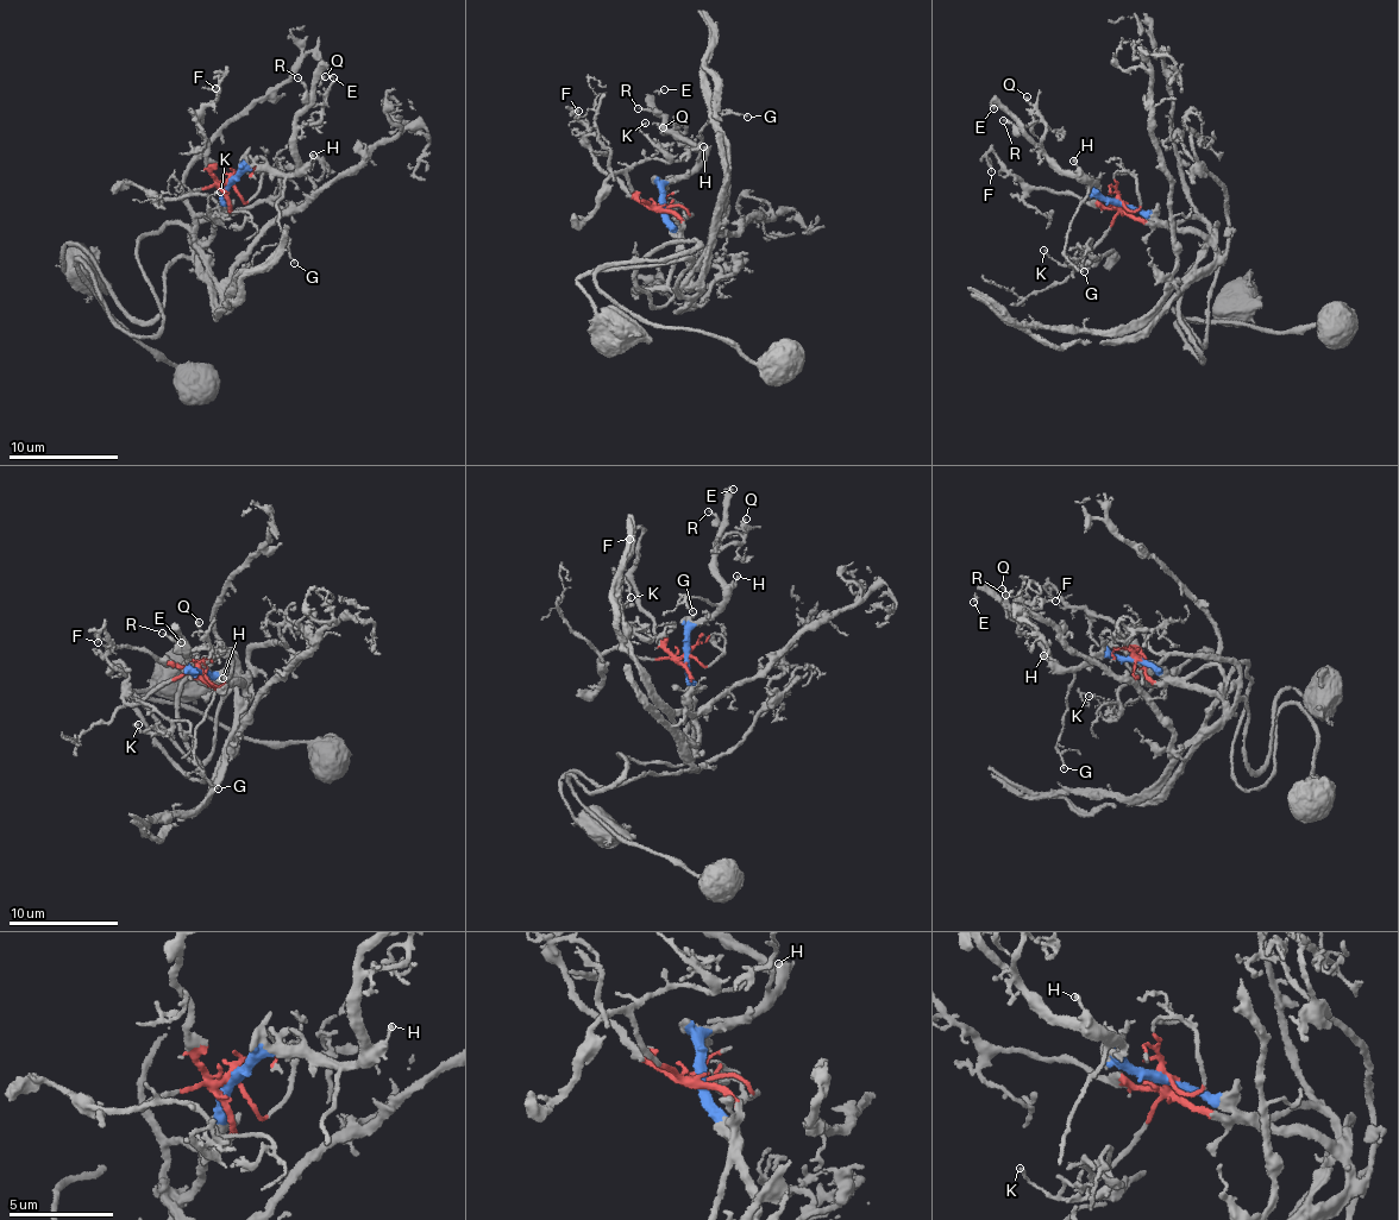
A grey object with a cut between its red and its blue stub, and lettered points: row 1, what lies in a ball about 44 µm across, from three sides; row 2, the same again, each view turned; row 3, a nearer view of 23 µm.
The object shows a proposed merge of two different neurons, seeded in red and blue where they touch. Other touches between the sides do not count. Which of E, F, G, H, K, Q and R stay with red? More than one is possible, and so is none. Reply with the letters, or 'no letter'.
F, K

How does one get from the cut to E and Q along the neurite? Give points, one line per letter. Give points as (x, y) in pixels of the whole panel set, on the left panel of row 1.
E: (229, 182), (238, 175), (301, 169), (295, 149), (300, 115), (321, 70), (334, 77)
Q: (229, 182), (238, 175), (301, 169), (295, 149), (301, 112), (326, 100), (321, 83), (326, 77)

